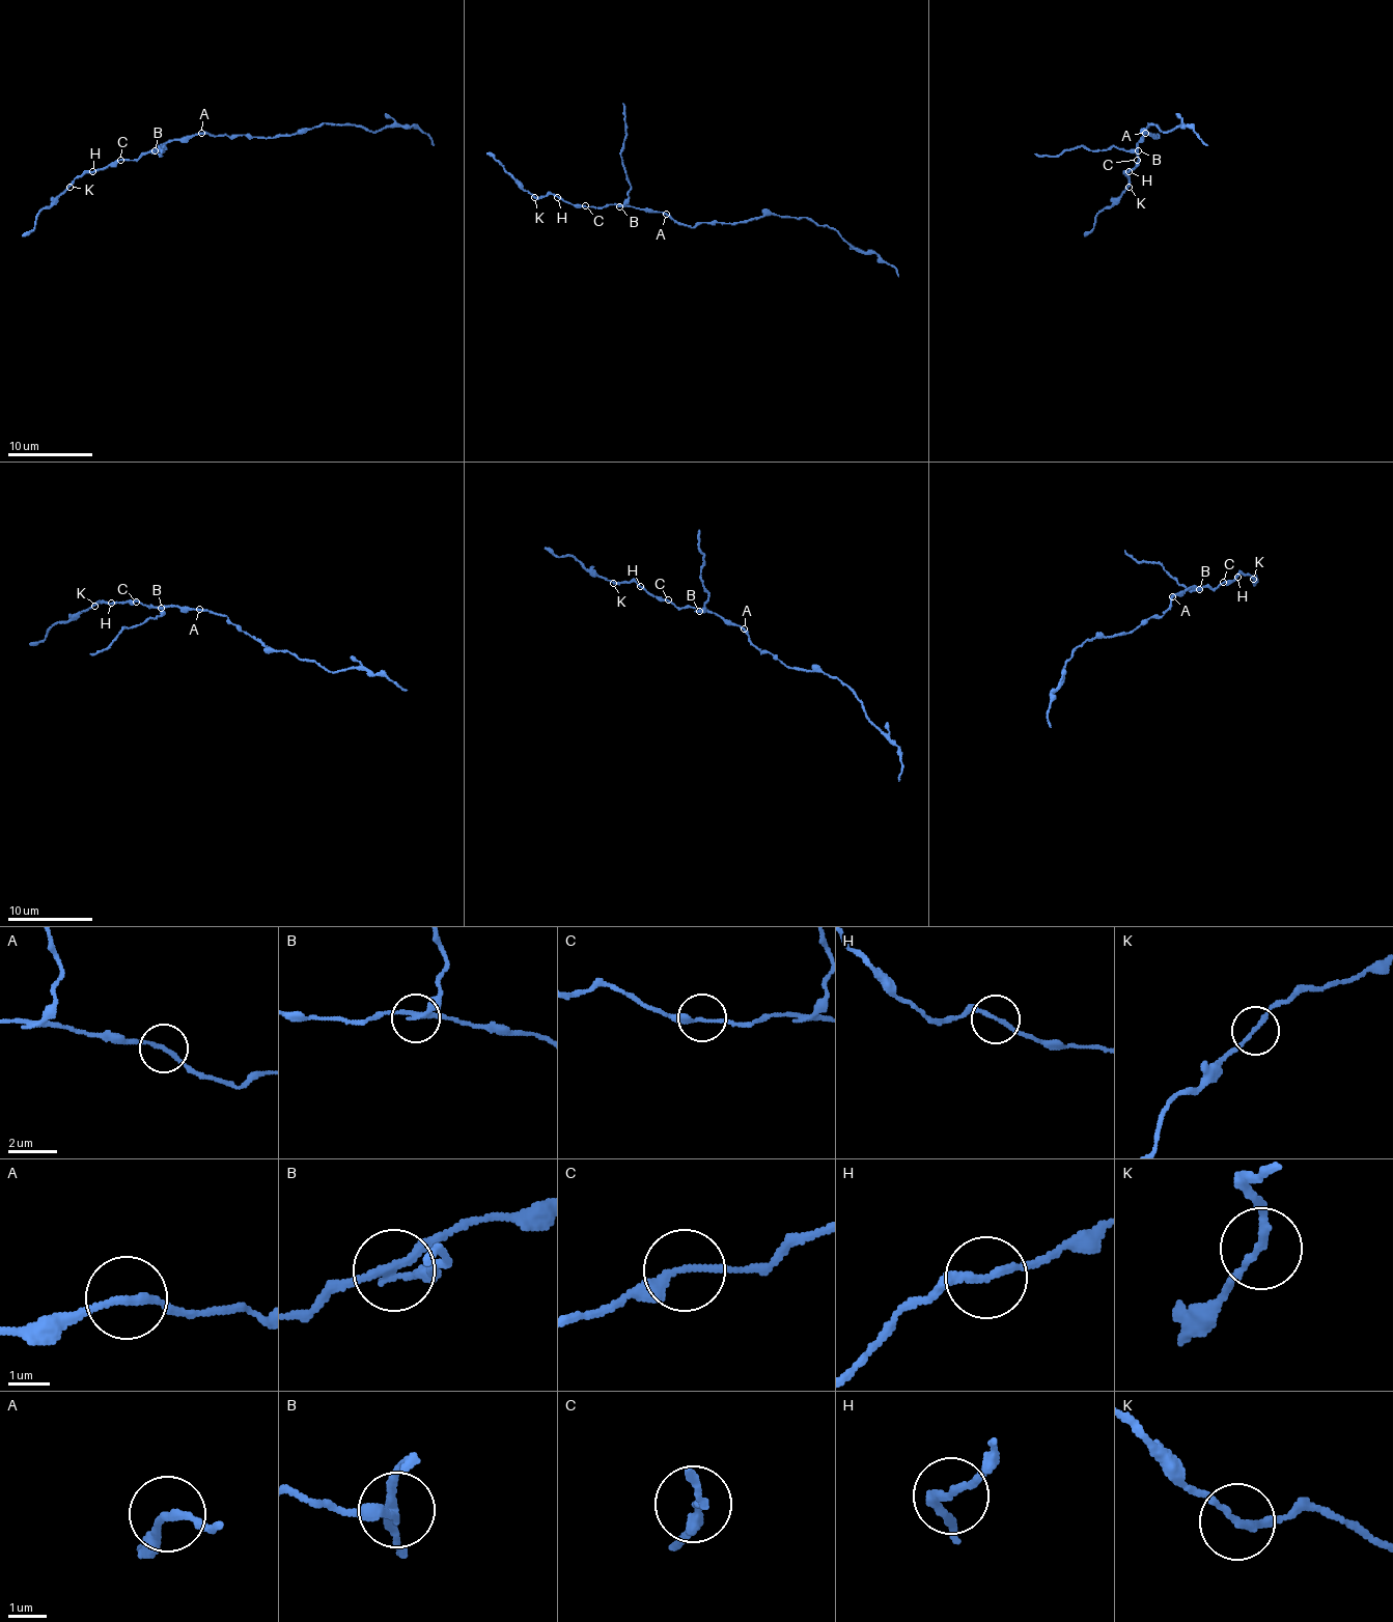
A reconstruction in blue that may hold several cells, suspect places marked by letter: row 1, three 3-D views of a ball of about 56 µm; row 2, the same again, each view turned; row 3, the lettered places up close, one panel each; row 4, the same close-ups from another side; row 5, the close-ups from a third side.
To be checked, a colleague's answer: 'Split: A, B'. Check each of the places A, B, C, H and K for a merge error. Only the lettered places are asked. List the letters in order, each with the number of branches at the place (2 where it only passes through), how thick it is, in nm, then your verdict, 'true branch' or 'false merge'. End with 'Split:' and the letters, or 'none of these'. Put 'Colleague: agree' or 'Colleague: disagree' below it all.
A: branches 2; calibre 170 nm; false merge
B: branches 3; calibre 190 nm; false merge
C: branches 2; calibre 180 nm; true branch
H: branches 2; calibre 170 nm; true branch
K: branches 2; calibre 170 nm; true branch
Split: A, B
Colleague: agree

